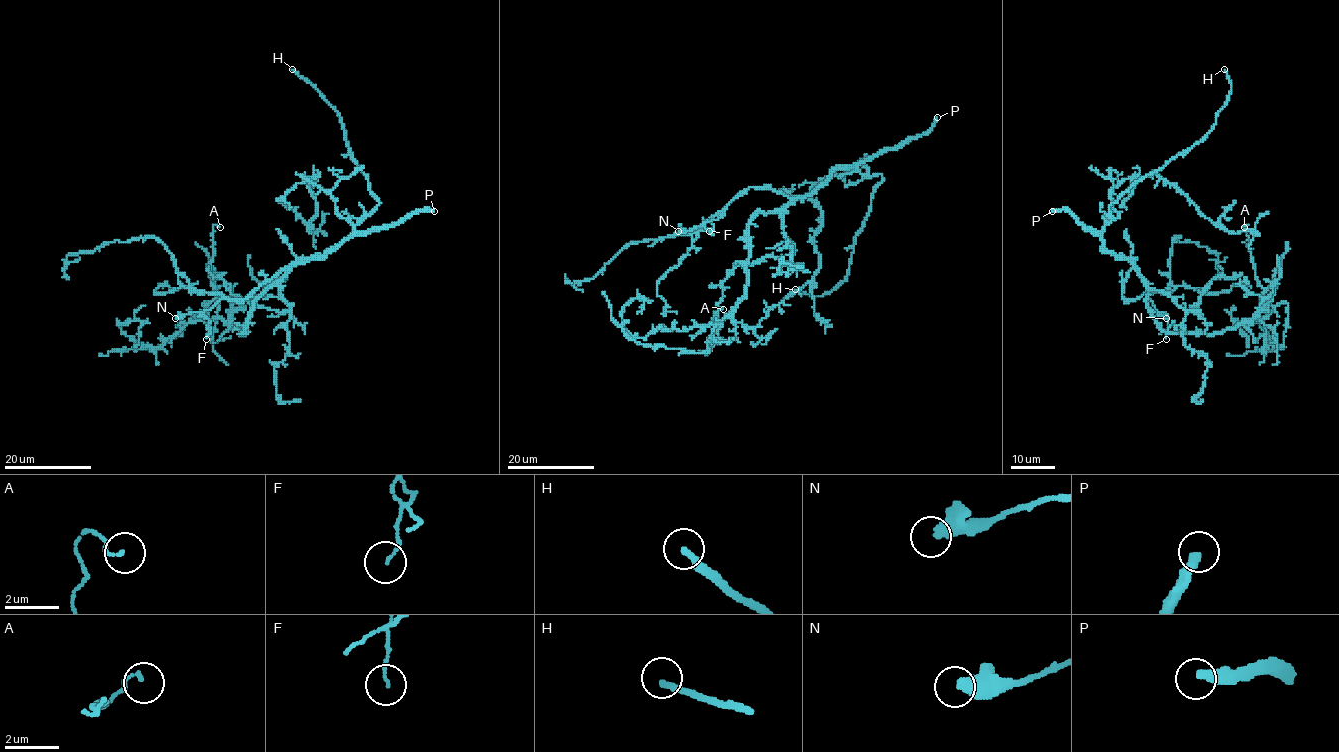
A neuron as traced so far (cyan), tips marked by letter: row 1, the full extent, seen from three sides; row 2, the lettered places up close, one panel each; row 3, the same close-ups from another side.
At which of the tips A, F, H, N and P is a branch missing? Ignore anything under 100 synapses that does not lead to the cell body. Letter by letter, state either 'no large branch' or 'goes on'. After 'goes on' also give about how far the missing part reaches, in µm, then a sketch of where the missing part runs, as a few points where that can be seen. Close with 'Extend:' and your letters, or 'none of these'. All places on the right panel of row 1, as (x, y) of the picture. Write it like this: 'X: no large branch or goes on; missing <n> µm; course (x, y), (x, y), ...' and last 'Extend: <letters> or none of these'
A: no large branch
F: no large branch
H: no large branch
N: no large branch
P: goes on; missing 120 µm
Extend: P

